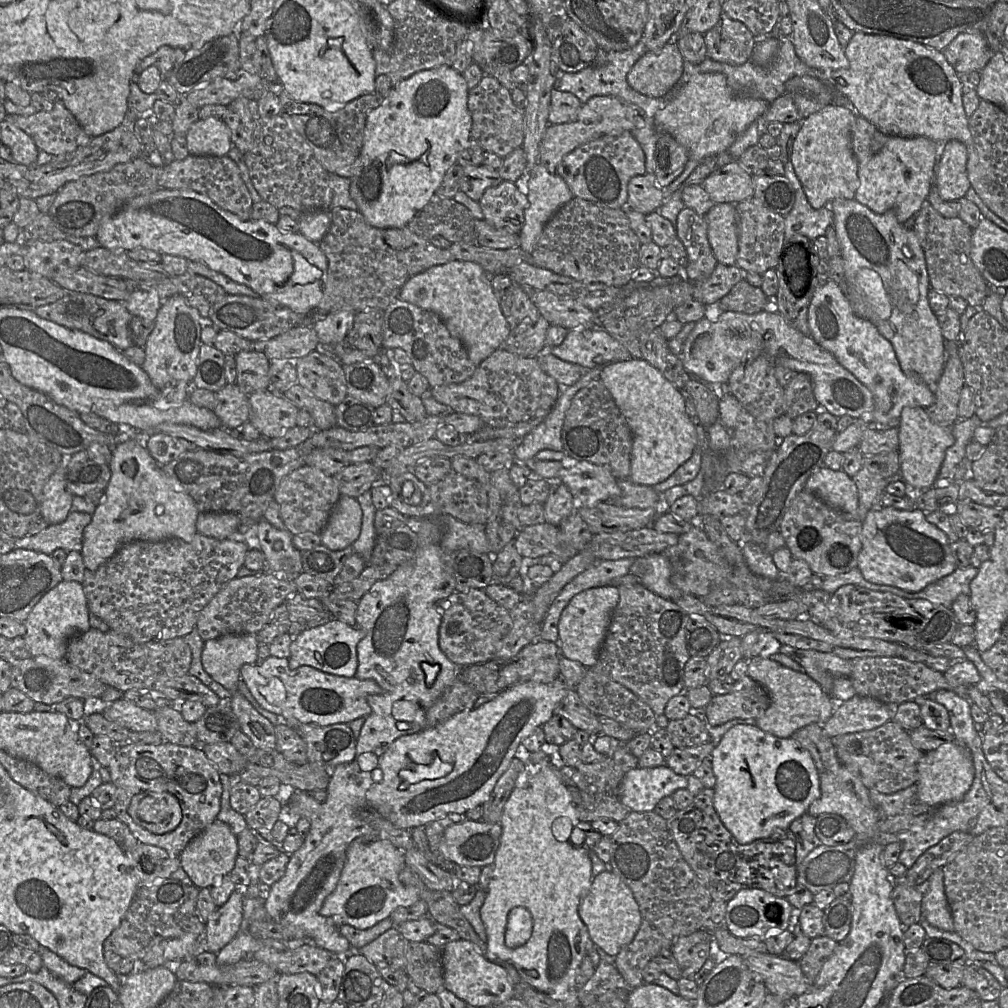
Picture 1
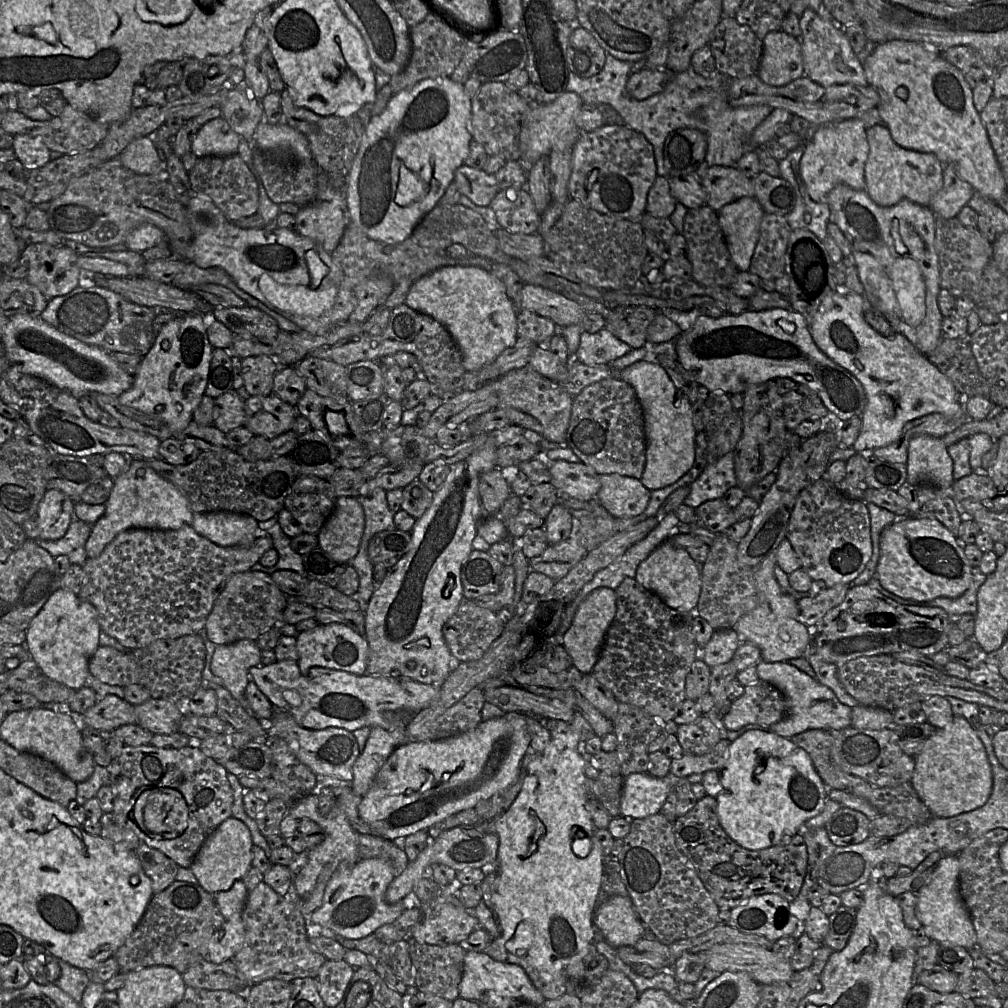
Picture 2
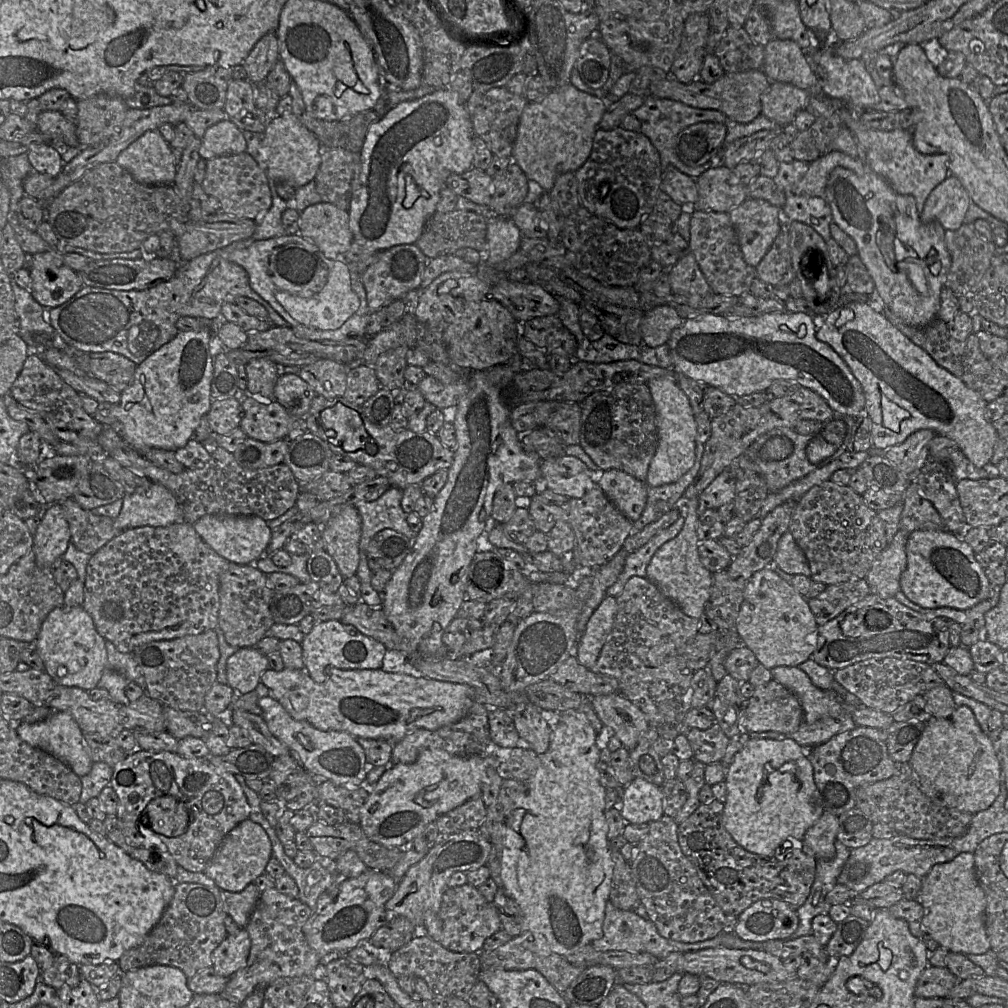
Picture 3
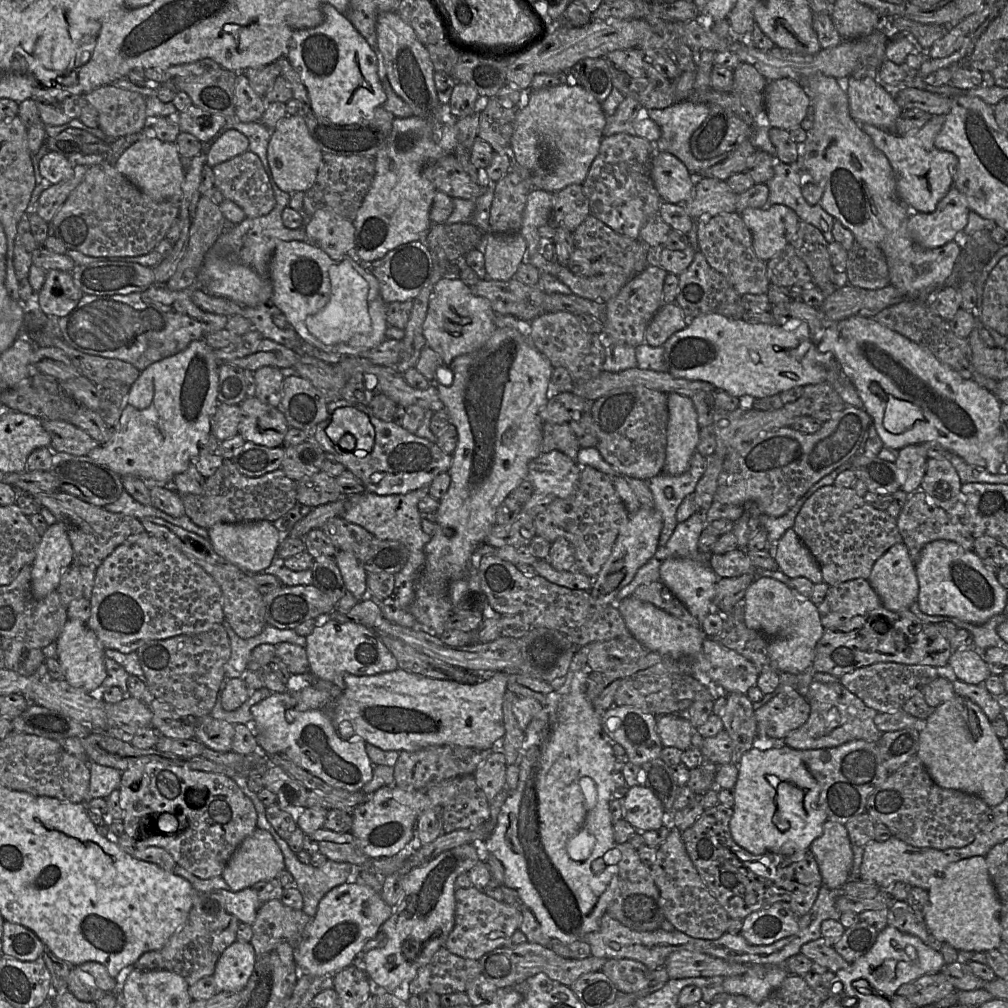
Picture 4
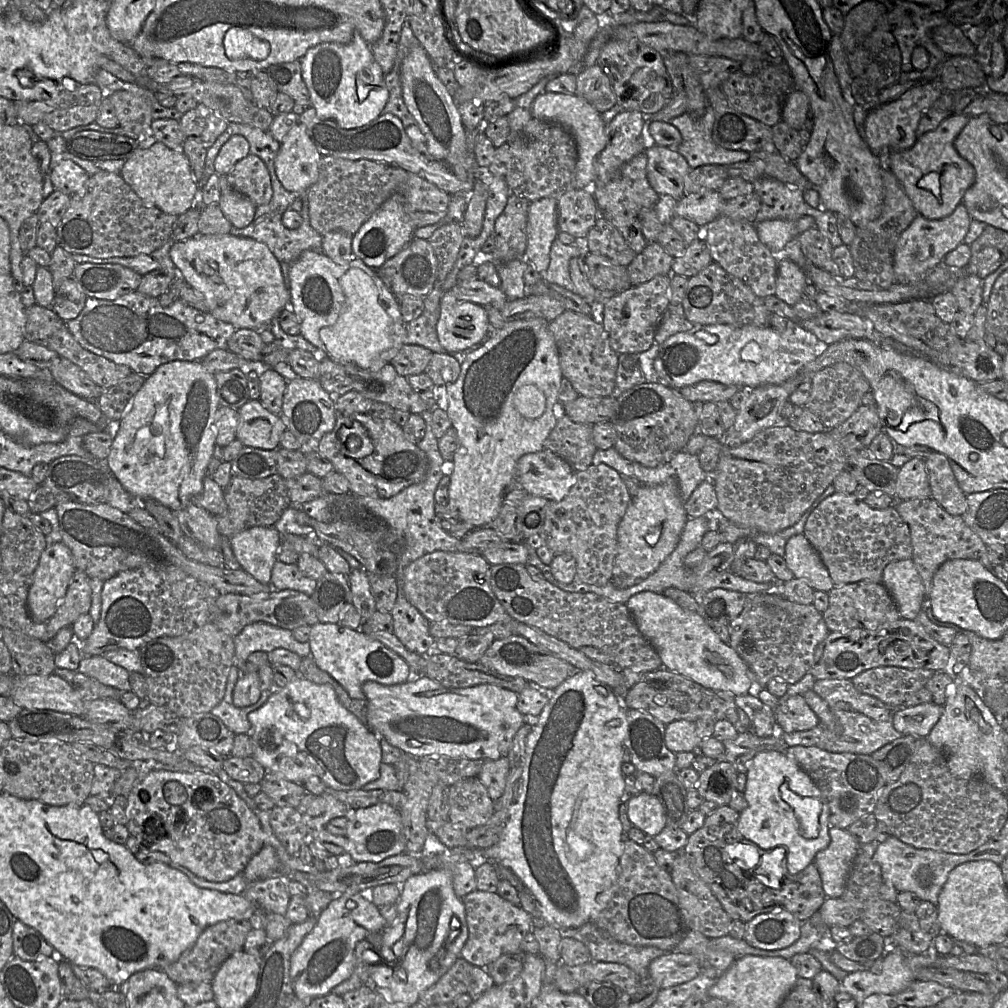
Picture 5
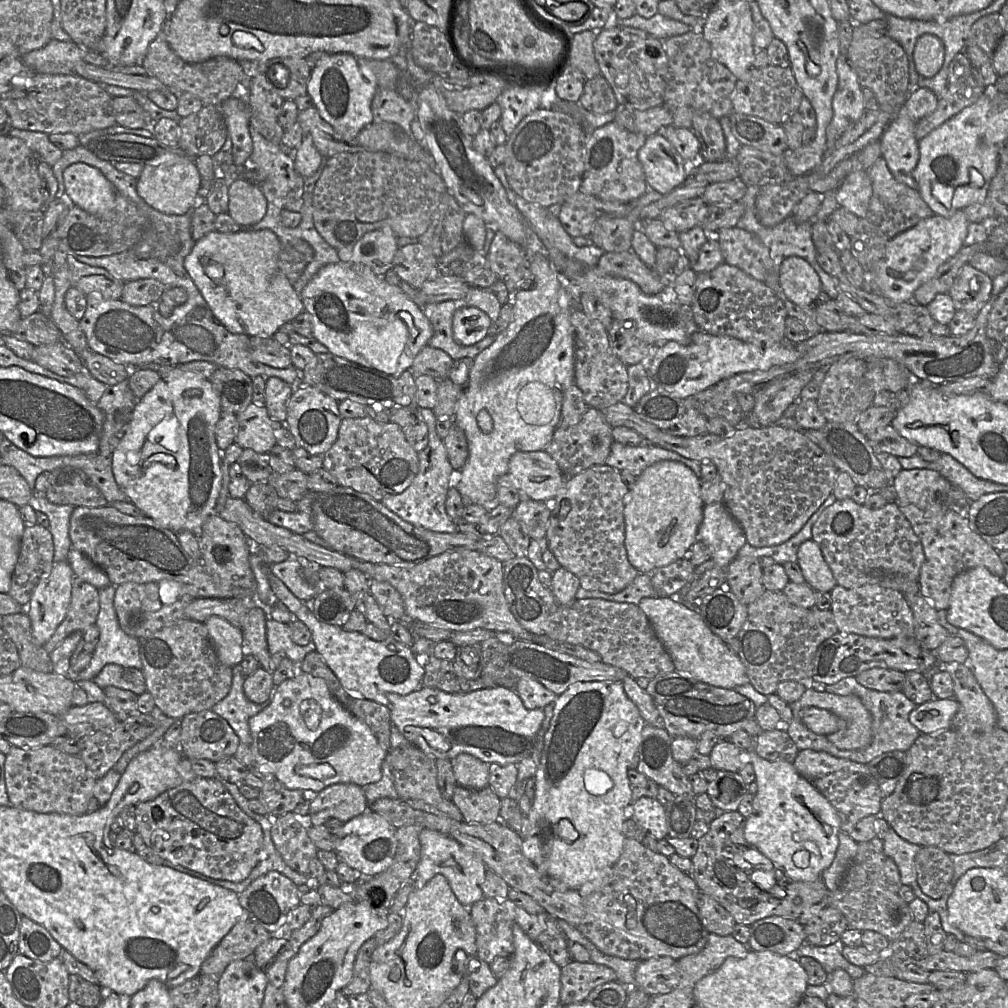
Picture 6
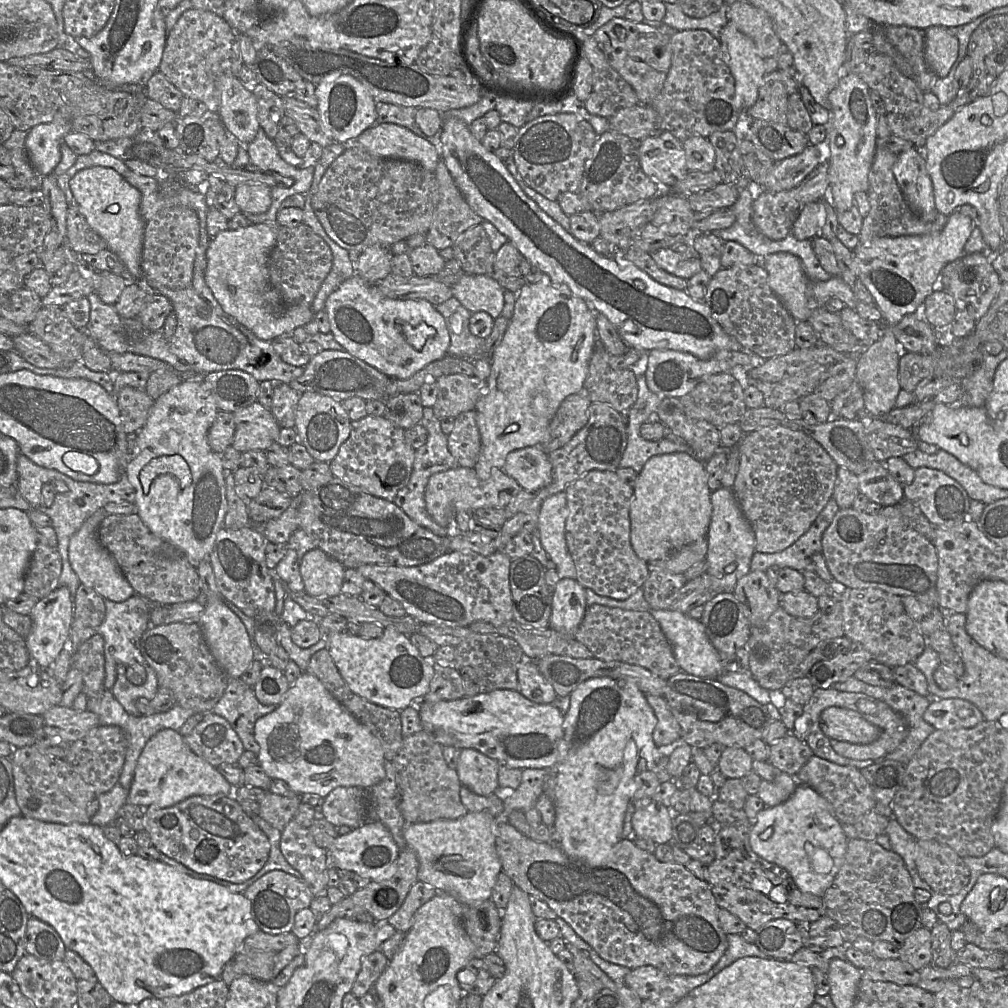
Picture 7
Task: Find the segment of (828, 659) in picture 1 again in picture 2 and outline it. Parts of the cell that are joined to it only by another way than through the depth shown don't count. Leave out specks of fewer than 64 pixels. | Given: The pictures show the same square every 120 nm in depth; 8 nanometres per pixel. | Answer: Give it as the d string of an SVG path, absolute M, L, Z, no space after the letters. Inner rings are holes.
M812 643L810 644L810 648L808 649L807 653L805 653L805 656L802 657L807 658L809 661L816 674L817 680L821 684L829 687L841 703L851 708L860 705L860 703L845 690L839 681L838 666L823 660L817 654L815 654L812 651Z

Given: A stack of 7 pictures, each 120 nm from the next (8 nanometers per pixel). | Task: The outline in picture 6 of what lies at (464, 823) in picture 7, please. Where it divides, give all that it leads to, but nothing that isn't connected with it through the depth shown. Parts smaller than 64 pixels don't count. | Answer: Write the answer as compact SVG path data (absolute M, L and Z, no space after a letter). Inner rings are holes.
M427 828L419 832L420 860L416 869L416 886L422 888L437 874L443 875L458 901L464 906L471 906L484 898L482 884L485 880L487 867L480 857L463 848L453 838Z

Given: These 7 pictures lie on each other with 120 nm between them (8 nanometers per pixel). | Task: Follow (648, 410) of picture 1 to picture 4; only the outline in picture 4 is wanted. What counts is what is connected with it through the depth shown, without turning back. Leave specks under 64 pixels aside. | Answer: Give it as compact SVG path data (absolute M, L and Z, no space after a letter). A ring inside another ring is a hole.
M677 393L667 394L668 427L666 458L663 472L681 475L697 451L699 426L692 399Z

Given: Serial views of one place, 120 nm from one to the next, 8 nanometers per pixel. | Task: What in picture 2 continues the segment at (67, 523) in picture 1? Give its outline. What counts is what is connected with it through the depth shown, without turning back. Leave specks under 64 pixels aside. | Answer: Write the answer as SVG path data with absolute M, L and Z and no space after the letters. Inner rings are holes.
M74 518L65 535L58 540L33 539L38 546L46 550L53 558L65 555L71 564L83 567L87 560L85 544L92 525Z

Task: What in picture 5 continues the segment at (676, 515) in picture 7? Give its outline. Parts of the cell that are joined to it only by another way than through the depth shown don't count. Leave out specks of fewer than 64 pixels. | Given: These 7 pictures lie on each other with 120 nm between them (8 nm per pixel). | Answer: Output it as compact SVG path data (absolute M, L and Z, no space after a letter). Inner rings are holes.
M674 482L641 485L618 524L617 553L609 583L616 589L626 589L655 572L676 548L688 519Z

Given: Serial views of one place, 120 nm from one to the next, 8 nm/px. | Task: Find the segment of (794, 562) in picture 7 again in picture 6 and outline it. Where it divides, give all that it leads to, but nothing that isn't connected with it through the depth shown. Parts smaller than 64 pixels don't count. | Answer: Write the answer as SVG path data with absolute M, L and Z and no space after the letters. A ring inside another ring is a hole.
M831 493L823 504L817 509L817 511L809 518L803 528L791 537L789 540L782 544L769 547L757 548L751 546L746 542L739 550L738 557L753 556L760 558L763 556L771 557L777 564L784 564L786 562L797 562L797 552L800 545L806 541L812 539L812 528L821 513L835 501L836 497Z

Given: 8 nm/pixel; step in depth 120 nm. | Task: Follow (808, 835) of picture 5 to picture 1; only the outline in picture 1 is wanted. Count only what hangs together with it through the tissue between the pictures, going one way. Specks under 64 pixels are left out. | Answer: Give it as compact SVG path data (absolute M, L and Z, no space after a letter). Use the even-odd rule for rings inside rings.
M739 724L730 728L721 738L719 744L715 746L710 756L710 761L713 767L713 772L716 777L716 784L714 786L713 806L717 812L721 822L731 832L735 839L740 844L750 844L756 840L768 838L775 829L787 829L790 824L808 812L810 804L818 799L821 795L820 790L820 773L817 770L812 756L808 750L803 748L793 738L780 738L773 734L763 731L761 728L750 724Z

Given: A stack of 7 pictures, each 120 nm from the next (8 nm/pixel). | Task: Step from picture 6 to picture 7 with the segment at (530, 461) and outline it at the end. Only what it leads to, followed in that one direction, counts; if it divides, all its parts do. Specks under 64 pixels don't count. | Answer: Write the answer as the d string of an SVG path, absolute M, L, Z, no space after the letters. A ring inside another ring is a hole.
M540 446L525 447L510 452L503 471L528 492L537 492L552 481L549 453Z

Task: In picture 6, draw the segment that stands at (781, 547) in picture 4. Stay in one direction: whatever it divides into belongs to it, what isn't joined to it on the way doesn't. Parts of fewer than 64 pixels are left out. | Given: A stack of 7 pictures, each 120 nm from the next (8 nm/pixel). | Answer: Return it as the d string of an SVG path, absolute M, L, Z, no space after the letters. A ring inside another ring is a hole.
M812 539L806 540L800 545L797 552L797 563L805 577L805 582L814 591L831 593L837 585L819 545Z

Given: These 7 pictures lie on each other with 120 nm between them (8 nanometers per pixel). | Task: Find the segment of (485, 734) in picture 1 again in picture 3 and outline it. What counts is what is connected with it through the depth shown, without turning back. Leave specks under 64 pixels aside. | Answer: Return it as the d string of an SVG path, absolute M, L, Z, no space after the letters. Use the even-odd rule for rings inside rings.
M442 749L423 750L415 762L396 764L387 770L378 782L369 788L369 794L360 808L359 826L371 841L385 847L407 848L424 827L436 821L443 813L480 794L488 767L485 756L459 757Z

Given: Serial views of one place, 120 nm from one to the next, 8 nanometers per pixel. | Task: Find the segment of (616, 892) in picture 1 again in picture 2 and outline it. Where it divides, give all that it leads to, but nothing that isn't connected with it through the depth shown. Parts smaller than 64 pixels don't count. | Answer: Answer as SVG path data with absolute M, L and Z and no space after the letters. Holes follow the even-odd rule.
M613 895L599 904L593 923L603 940L614 948L634 945L646 933L644 923L638 917L628 895Z

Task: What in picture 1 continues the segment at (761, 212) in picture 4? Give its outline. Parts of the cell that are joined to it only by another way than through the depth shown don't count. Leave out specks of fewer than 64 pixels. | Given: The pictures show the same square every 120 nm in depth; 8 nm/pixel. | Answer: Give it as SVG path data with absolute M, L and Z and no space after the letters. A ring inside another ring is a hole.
M714 204L706 214L708 240L719 263L734 266L738 255L738 229L735 204Z

